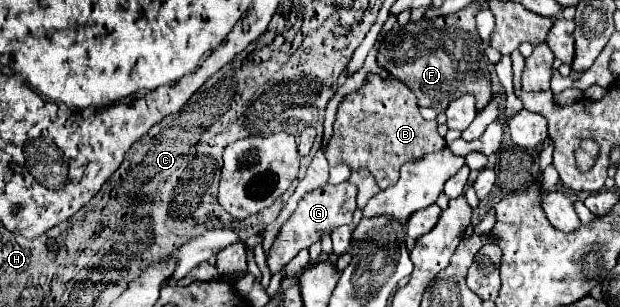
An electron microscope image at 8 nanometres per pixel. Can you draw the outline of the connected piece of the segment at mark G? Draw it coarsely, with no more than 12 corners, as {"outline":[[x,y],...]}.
{"outline":[[356,186],[304,194],[266,254],[272,274],[352,224]]}

